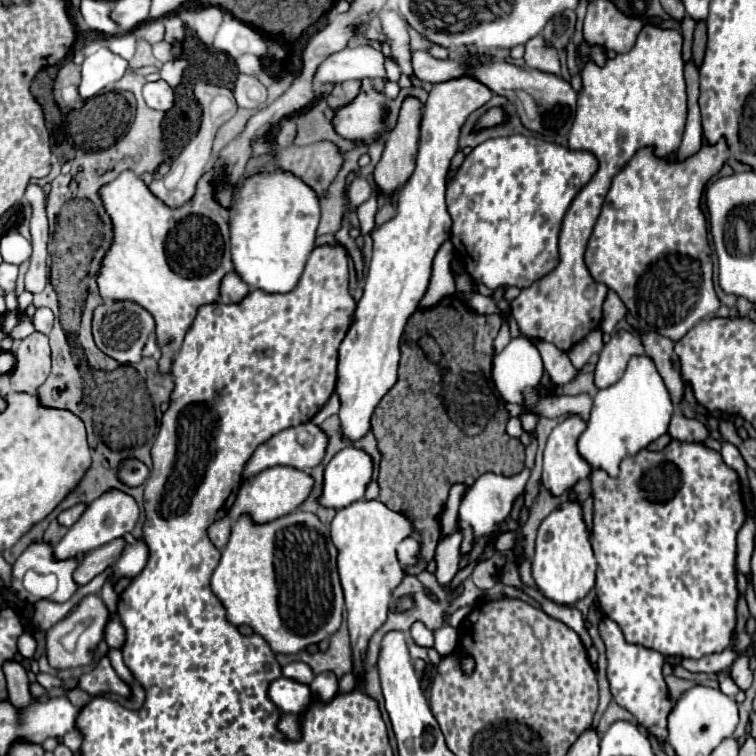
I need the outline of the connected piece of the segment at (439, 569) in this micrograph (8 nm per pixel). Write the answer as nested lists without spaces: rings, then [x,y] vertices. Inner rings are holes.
[[[456,528],[454,532],[446,534],[434,550],[434,562],[436,562],[436,578],[440,584],[448,586],[456,570],[460,568],[460,544],[462,544],[462,532]]]

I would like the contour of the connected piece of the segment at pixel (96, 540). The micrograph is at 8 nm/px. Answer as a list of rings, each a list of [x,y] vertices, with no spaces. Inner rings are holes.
[[[110,488],[86,508],[86,512],[80,516],[80,520],[54,546],[54,554],[56,554],[56,558],[72,558],[72,556],[86,554],[86,552],[98,548],[98,546],[104,546],[110,540],[114,540],[118,536],[124,536],[126,532],[132,532],[132,528],[138,522],[138,516],[140,516],[138,502],[130,494],[126,494],[118,488]]]

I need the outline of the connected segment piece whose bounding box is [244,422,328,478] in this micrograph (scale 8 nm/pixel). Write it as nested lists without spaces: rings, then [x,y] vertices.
[[[304,422],[304,424],[298,424],[294,428],[288,428],[288,430],[282,430],[280,434],[272,436],[268,442],[260,444],[256,448],[256,452],[252,454],[246,470],[244,470],[244,478],[246,476],[256,476],[258,472],[266,470],[266,468],[272,468],[272,466],[292,466],[292,468],[298,468],[298,470],[310,470],[314,466],[318,466],[326,454],[326,448],[328,448],[328,434],[316,426],[314,422]]]

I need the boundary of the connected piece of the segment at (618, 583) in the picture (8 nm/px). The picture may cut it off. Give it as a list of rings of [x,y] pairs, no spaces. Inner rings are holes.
[[[672,440],[660,452],[642,450],[640,454],[626,458],[622,462],[622,468],[620,468],[620,478],[612,478],[612,476],[604,474],[604,470],[594,470],[592,472],[592,494],[594,494],[592,548],[594,548],[596,562],[598,562],[594,590],[596,590],[598,604],[602,608],[602,614],[610,616],[610,620],[614,620],[622,628],[628,642],[652,648],[652,650],[660,652],[662,656],[702,658],[706,654],[726,650],[732,642],[732,630],[734,630],[734,624],[736,624],[736,600],[738,600],[736,568],[734,568],[736,534],[746,520],[746,508],[744,508],[744,502],[742,502],[740,480],[738,480],[736,470],[726,466],[722,456],[716,450],[710,450],[704,444],[682,444],[682,442]]]

